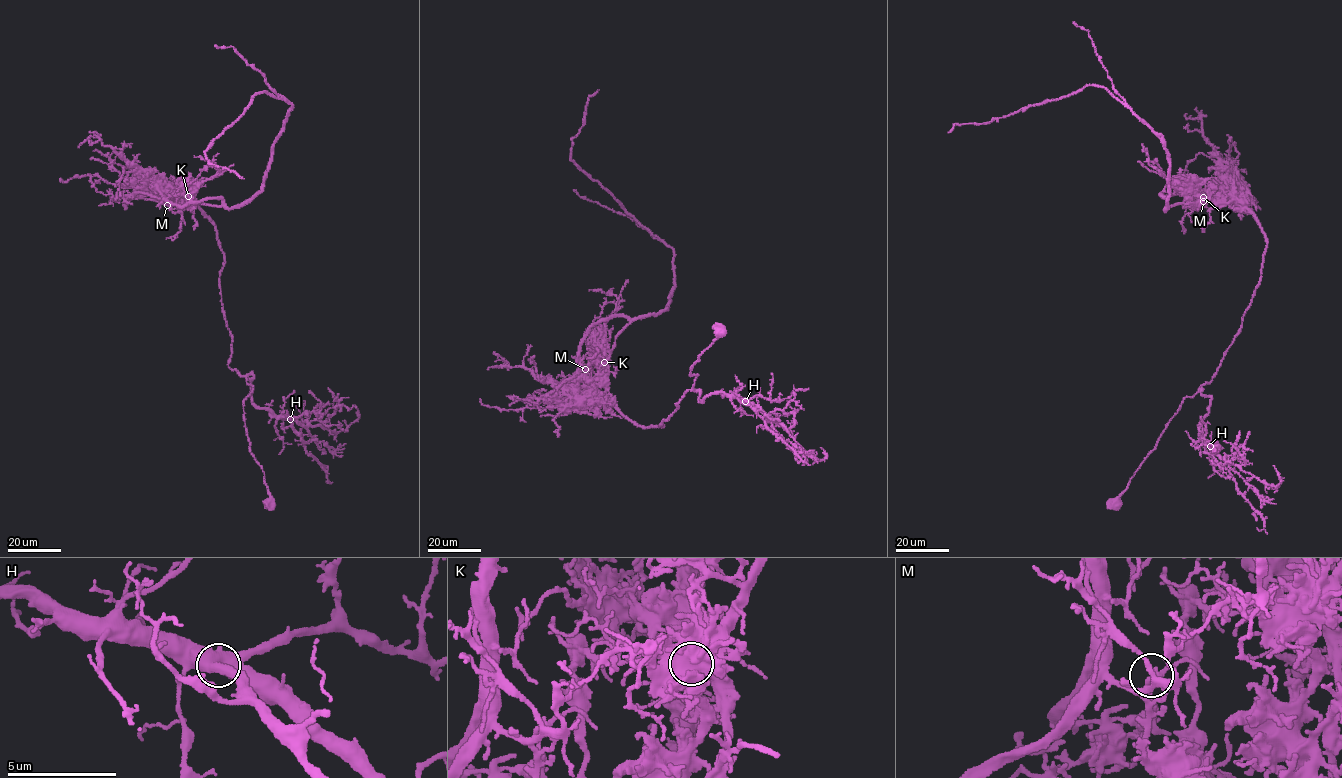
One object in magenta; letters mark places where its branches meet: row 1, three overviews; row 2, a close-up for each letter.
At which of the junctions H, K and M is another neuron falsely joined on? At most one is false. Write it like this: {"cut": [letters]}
{"cut": ["K"]}

